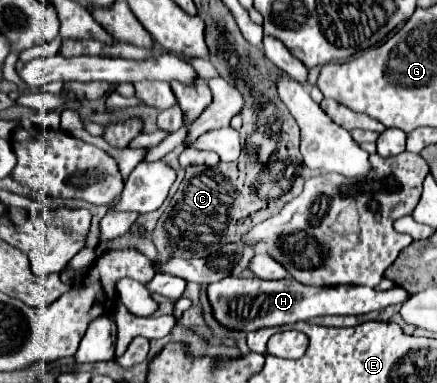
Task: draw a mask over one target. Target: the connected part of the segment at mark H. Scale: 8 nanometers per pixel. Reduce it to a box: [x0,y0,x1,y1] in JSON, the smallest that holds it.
[208,276,412,332]

